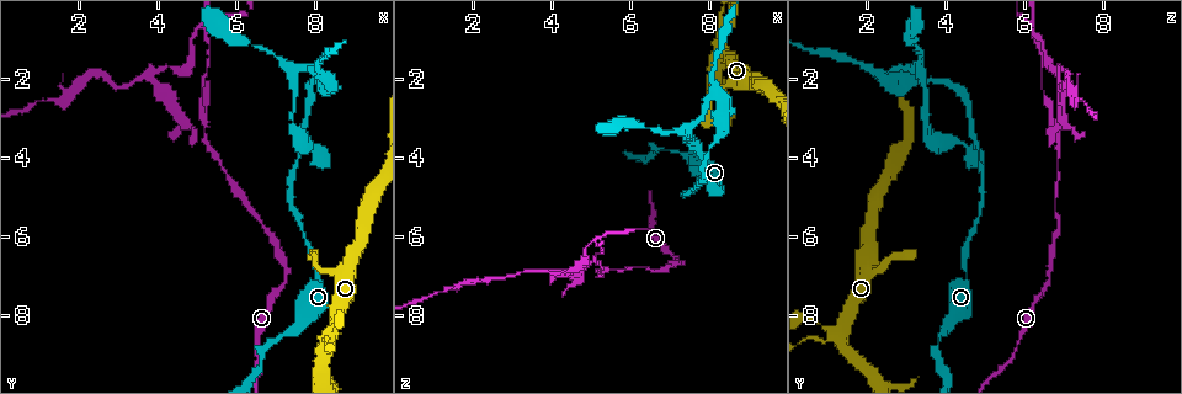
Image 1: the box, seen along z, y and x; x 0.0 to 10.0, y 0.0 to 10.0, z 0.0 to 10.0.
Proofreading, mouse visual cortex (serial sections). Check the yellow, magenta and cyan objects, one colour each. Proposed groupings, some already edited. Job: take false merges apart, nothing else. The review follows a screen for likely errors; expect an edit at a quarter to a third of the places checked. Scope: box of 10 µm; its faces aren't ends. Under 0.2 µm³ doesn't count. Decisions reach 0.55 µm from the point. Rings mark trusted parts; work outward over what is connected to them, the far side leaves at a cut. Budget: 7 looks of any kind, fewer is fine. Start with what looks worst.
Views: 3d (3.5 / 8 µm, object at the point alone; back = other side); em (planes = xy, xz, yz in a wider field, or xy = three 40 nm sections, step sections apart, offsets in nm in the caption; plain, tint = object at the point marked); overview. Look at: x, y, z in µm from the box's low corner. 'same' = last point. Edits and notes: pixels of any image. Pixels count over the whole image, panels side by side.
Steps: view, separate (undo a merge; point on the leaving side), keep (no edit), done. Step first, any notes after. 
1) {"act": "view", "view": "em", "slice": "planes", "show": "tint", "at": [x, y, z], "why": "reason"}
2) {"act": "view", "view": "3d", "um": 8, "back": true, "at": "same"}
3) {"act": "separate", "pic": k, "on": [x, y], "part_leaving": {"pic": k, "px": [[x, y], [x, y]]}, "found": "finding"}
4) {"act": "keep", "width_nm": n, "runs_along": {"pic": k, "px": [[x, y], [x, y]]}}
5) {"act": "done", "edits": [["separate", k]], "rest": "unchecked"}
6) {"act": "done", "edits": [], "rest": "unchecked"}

{"act": "view", "view": "3d", "um": 8, "back": true, "at": [8.25, 1.95, 2.45], "why": "side arm on a straight run"}

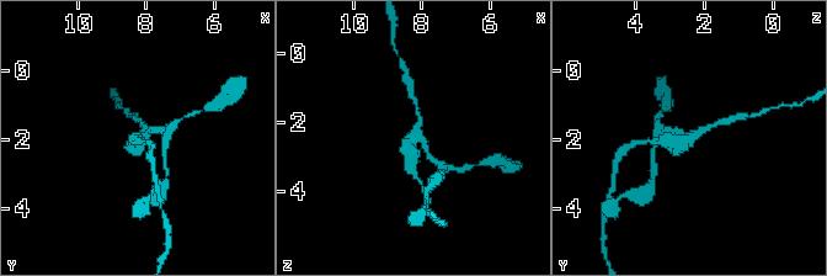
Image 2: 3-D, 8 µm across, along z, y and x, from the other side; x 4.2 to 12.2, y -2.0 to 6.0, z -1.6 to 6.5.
{"act": "view", "view": "3d", "um": 3.5, "at": "same"}

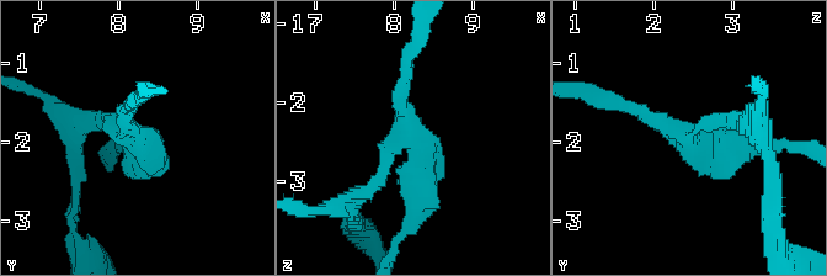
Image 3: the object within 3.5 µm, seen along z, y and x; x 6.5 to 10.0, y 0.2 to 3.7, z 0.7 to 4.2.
{"act": "view", "view": "em", "slice": "xy", "step": 1, "show": "tint", "at": [8.30, 2.00, 2.50], "arms": 3, "arm_widths_nm": [200, 200, 300], "why": "now the EM"}

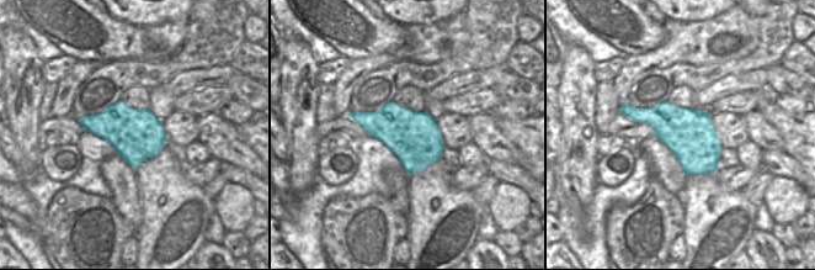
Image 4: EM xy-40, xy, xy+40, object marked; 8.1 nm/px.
{"act": "keep", "runs_along": {"pic": 3, "px": [[135, 144], [90, 118]]}, "found": "one cell here"}

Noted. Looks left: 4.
{"act": "view", "view": "3d", "um": 3.5, "at": [8.45, 8.40, 1.40], "why": "thin arm on a thick one"}

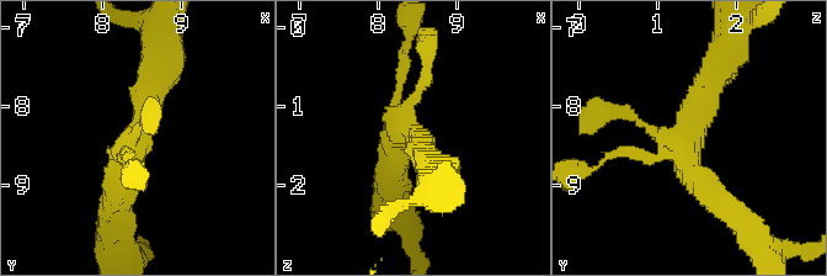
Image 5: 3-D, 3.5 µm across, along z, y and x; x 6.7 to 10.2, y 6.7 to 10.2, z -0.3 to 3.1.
{"act": "view", "view": "em", "slice": "xy", "step": 2, "show": "plain", "at": [8.50, 8.35, 1.40], "arms": 4, "arm_widths_nm": [150, 150, 350, 400], "why": "shape alone is not enough"}

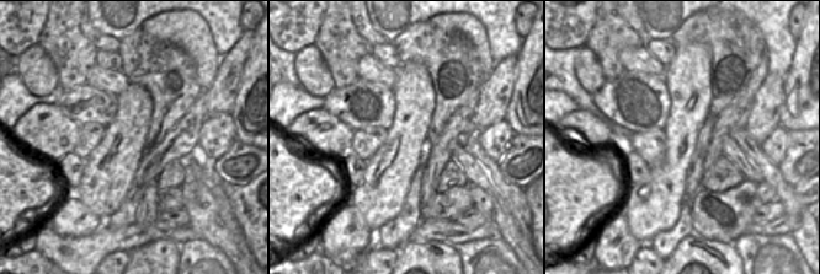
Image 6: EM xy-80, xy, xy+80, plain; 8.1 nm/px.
{"act": "view", "view": "em", "slice": "xy", "step": 2, "show": "tint", "at": "same"}

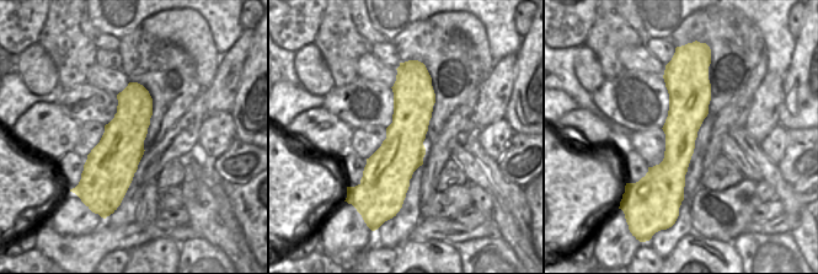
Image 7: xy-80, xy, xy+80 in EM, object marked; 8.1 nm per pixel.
{"act": "keep", "width_nm": 360, "runs_along": {"pic": 7, "px": [[416, 73], [396, 200]]}, "found": "continuous, no second cell"}

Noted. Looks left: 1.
{"act": "done", "edits": [], "rest": "unchecked"}

